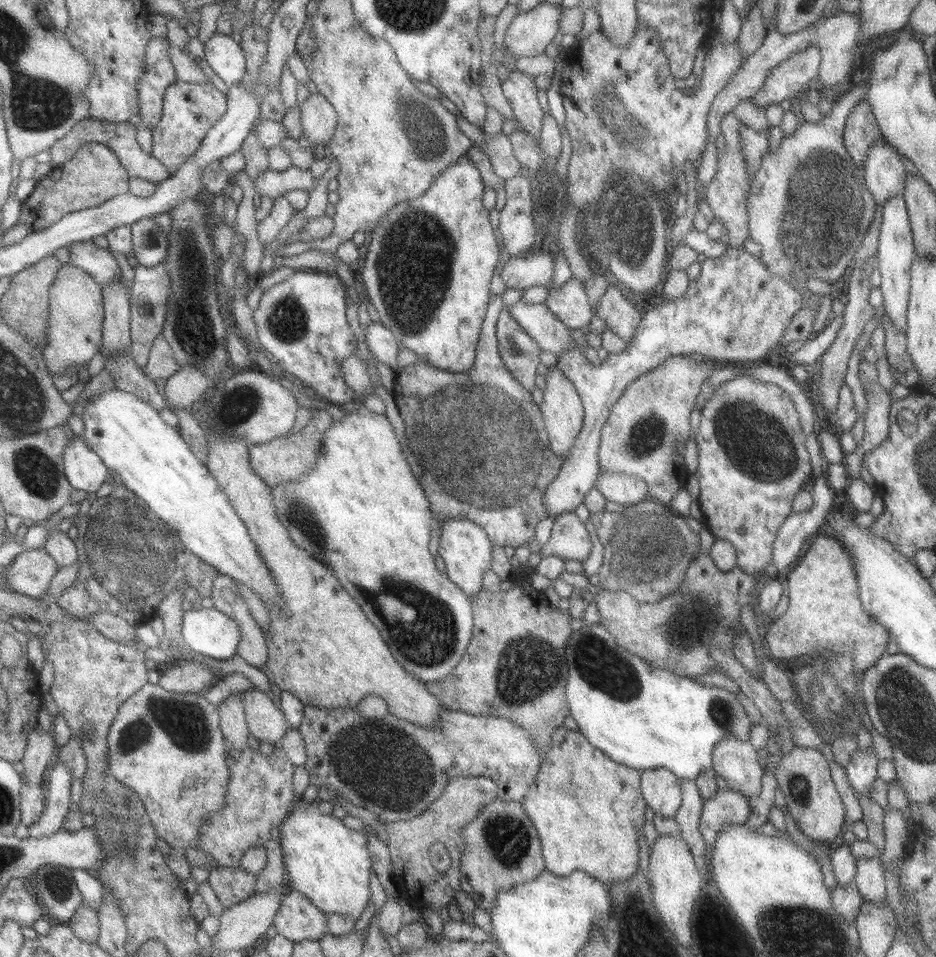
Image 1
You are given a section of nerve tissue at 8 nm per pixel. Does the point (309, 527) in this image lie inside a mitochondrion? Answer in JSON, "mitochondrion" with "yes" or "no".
{"mitochondrion":"yes"}

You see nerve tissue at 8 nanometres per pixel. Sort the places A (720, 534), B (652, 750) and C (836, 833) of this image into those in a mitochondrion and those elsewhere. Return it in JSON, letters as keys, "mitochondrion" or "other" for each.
{"A":"other","B":"other","C":"other"}

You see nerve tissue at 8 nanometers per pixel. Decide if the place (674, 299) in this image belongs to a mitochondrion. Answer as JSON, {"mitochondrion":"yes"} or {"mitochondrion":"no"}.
{"mitochondrion":"no"}

